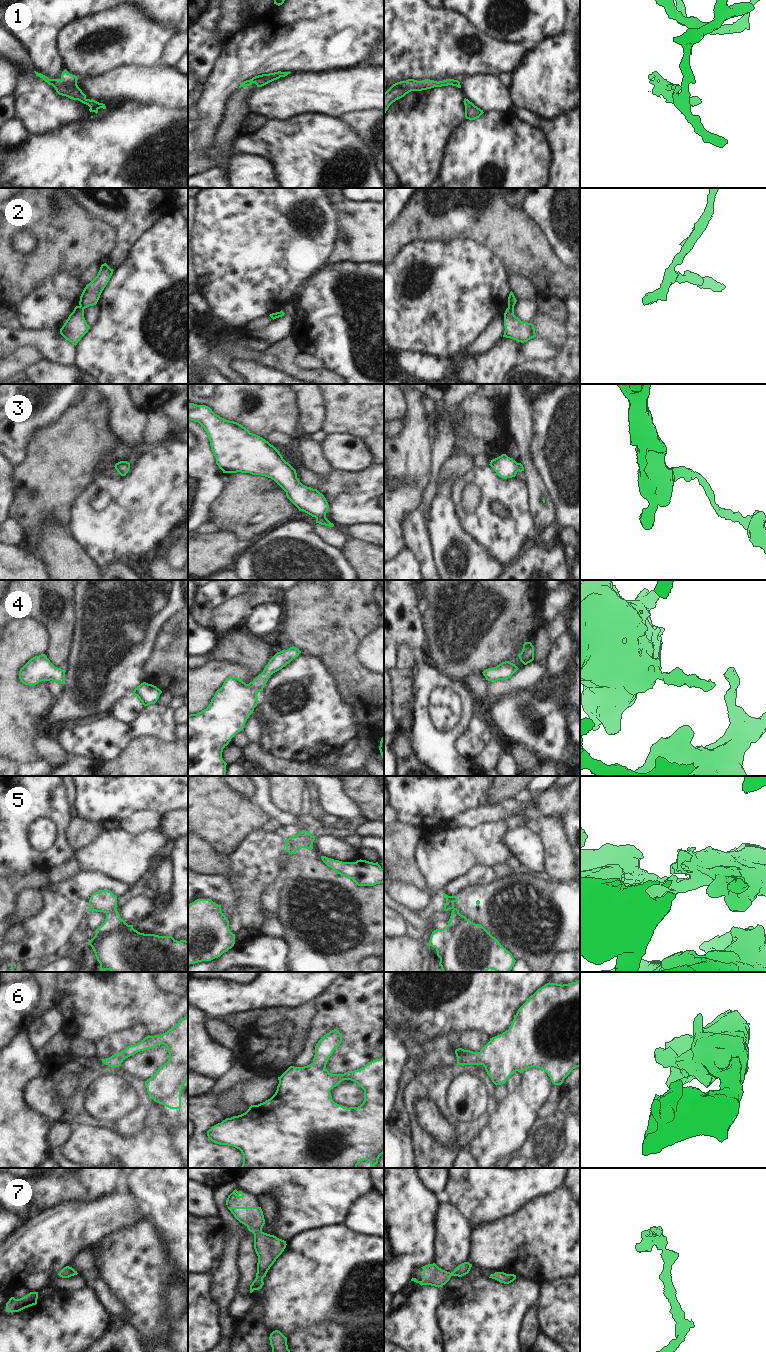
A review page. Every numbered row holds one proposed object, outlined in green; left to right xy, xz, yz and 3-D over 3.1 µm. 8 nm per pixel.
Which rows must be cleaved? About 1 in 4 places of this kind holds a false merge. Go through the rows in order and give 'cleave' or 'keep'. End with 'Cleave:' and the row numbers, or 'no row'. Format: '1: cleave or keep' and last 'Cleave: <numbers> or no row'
1: keep
2: cleave
3: keep
4: keep
5: cleave
6: keep
7: keep
Cleave: 2, 5

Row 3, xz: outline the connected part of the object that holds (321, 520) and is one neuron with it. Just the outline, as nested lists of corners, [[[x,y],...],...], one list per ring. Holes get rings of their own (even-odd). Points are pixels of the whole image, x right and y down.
[[[188,403],[188,420],[198,422],[206,431],[216,464],[223,473],[250,473],[274,480],[285,492],[287,498],[299,509],[316,518],[316,523],[333,527],[326,518],[329,505],[317,489],[303,485],[297,478],[296,470],[286,462],[280,452],[262,437],[251,433],[241,424],[226,420],[215,414],[206,405]]]

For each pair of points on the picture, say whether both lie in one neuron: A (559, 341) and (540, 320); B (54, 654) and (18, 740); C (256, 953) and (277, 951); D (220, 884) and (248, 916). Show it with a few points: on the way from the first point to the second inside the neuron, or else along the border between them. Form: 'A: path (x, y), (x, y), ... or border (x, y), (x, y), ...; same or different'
A: path (556, 336), (545, 325); same
B: border (46, 629), (48, 633), (48, 649), (44, 653); different
C: path (261, 953), (272, 952); same
D: border (229, 882), (237, 895), (237, 910), (240, 914); different

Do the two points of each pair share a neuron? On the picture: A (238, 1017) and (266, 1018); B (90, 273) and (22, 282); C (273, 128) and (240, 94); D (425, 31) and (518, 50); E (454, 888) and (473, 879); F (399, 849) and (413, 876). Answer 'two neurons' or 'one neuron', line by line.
A: one neuron
B: two neurons
C: two neurons
D: one neuron
E: one neuron
F: one neuron

